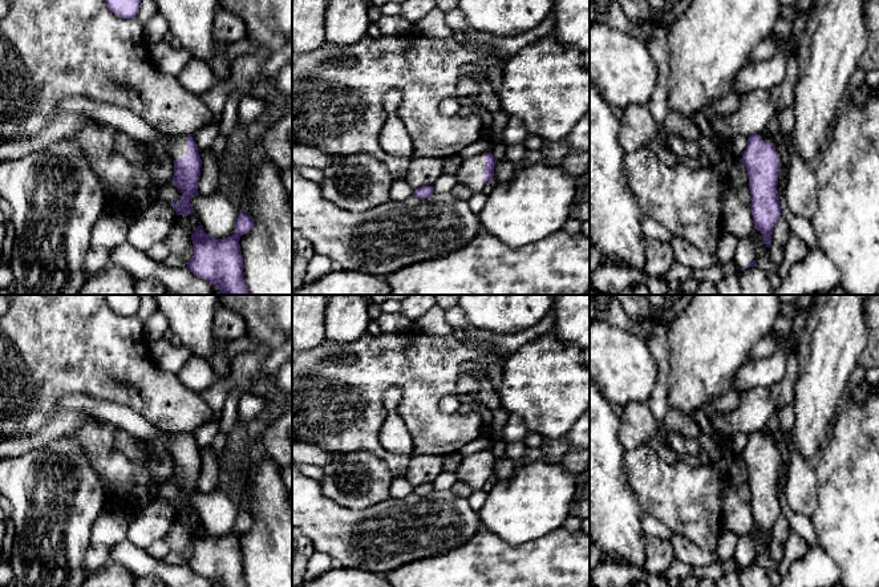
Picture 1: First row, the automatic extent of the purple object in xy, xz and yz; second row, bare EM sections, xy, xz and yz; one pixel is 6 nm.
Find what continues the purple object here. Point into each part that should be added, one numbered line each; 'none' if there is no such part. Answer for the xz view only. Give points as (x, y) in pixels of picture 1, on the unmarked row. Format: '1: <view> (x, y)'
1: xz (472, 469)

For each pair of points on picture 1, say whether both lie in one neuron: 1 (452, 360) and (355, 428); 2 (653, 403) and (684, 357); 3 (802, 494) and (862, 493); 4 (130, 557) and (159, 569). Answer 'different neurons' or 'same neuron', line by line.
1: same neuron
2: different neurons
3: different neurons
4: same neuron

